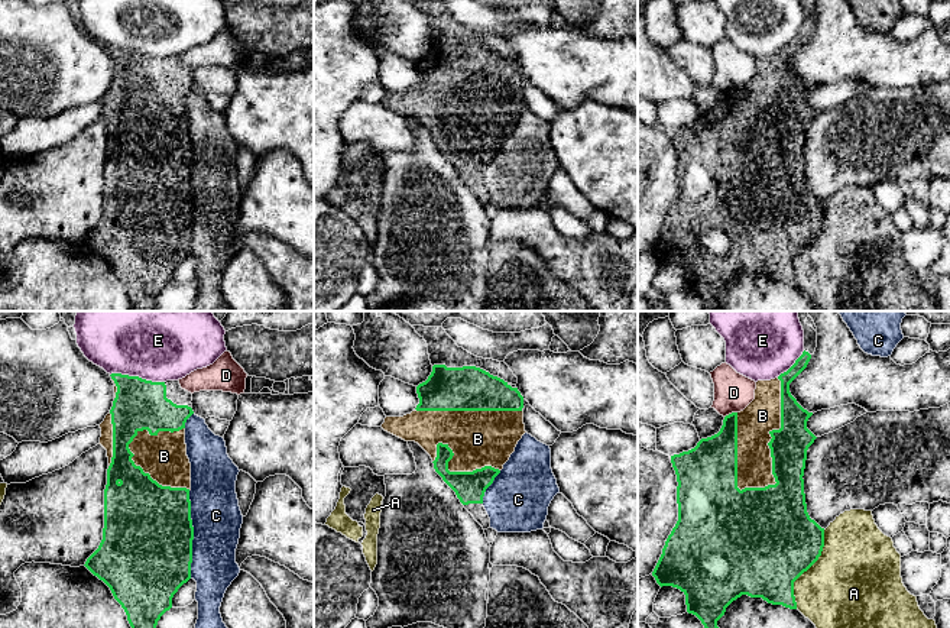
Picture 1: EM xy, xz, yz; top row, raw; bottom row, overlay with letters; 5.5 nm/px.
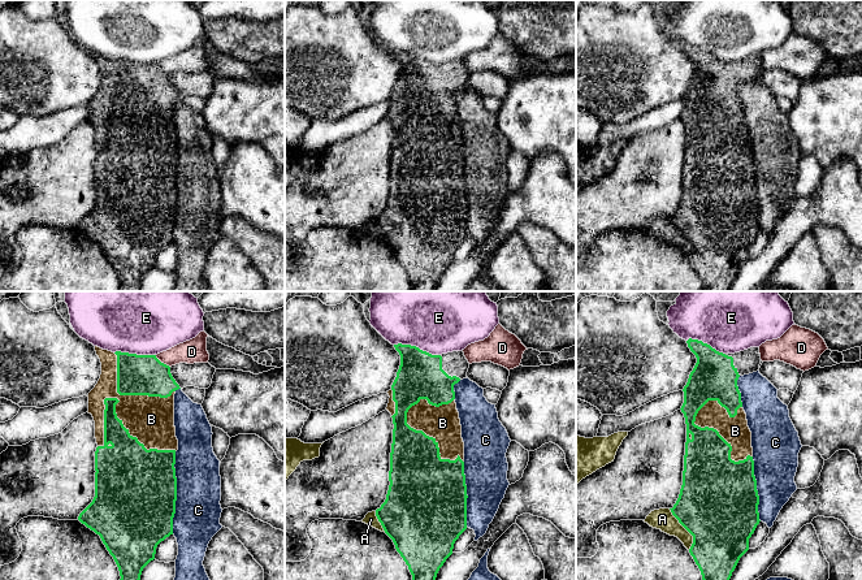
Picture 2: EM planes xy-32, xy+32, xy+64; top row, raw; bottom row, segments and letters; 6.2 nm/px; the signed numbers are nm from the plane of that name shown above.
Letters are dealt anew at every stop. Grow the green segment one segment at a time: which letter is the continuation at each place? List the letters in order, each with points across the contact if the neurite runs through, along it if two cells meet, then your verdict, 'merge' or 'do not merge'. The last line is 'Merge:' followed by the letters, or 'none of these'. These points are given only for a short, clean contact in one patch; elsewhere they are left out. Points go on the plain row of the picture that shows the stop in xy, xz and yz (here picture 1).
A: do not merge
B: merge
C: do not merge
D: do not merge
E: border xy (110, 49), (138, 51), (164, 58); do not merge
Merge: B

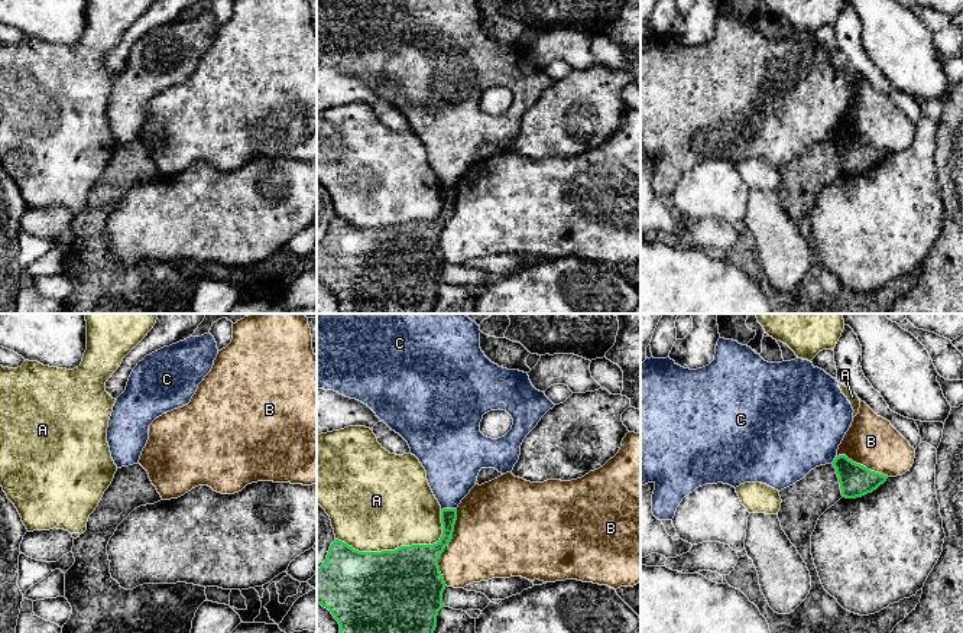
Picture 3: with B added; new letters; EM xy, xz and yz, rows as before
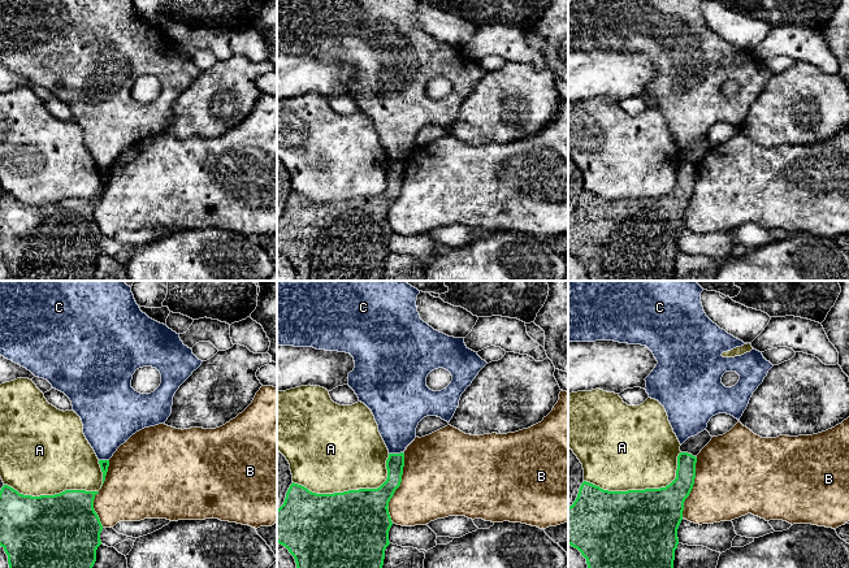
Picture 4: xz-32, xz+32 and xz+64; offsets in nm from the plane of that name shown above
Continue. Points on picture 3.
A: do not merge
B: do not merge
C: border xz (456, 184), (444, 184), (441, 187); do not merge
Merge: none of these

